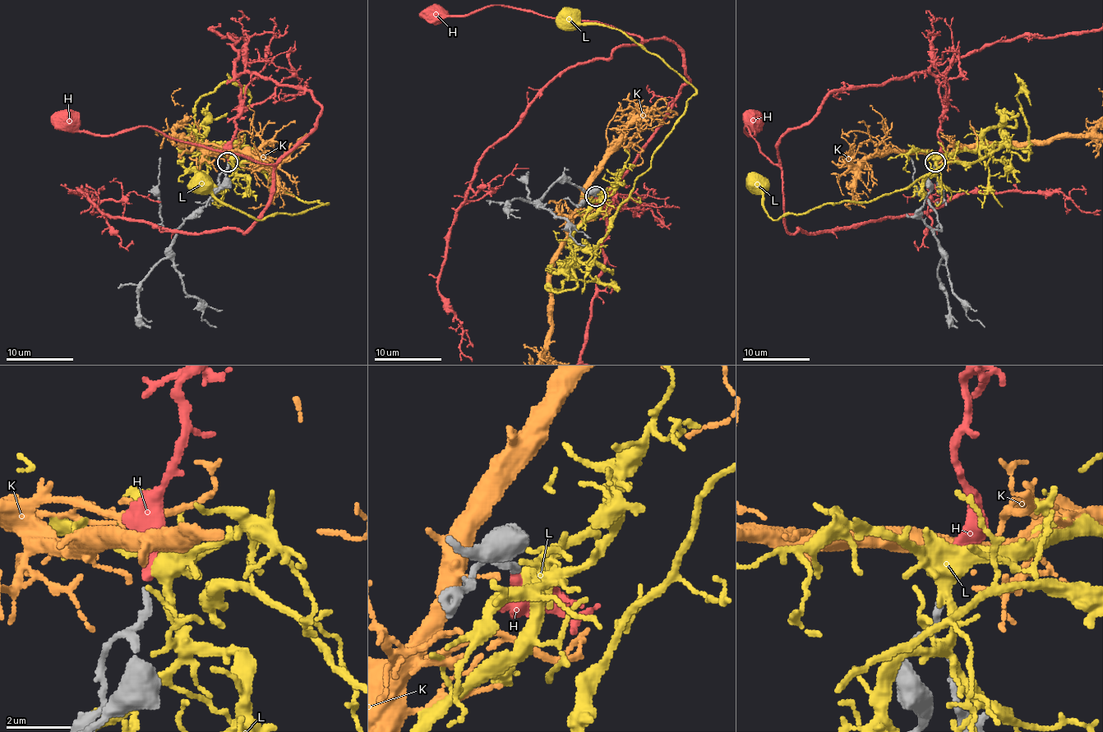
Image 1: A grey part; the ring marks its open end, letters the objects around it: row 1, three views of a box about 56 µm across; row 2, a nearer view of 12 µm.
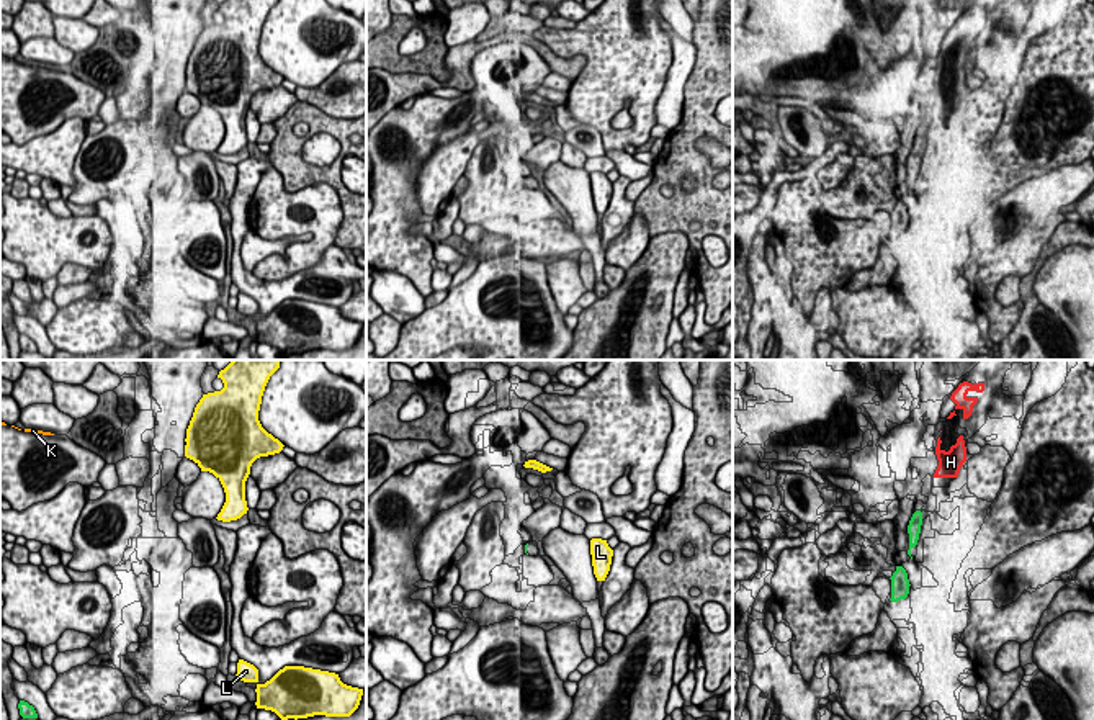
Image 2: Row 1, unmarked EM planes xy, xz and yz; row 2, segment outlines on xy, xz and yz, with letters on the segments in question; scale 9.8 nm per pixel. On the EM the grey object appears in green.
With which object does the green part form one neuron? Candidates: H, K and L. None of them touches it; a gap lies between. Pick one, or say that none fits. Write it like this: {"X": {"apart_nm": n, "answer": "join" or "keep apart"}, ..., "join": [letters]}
{"H": {"apart_nm": 320, "answer": "keep apart"}, "K": {"apart_nm": 2600, "answer": "keep apart"}, "L": {"apart_nm": 2000, "answer": "keep apart"}, "join": []}

